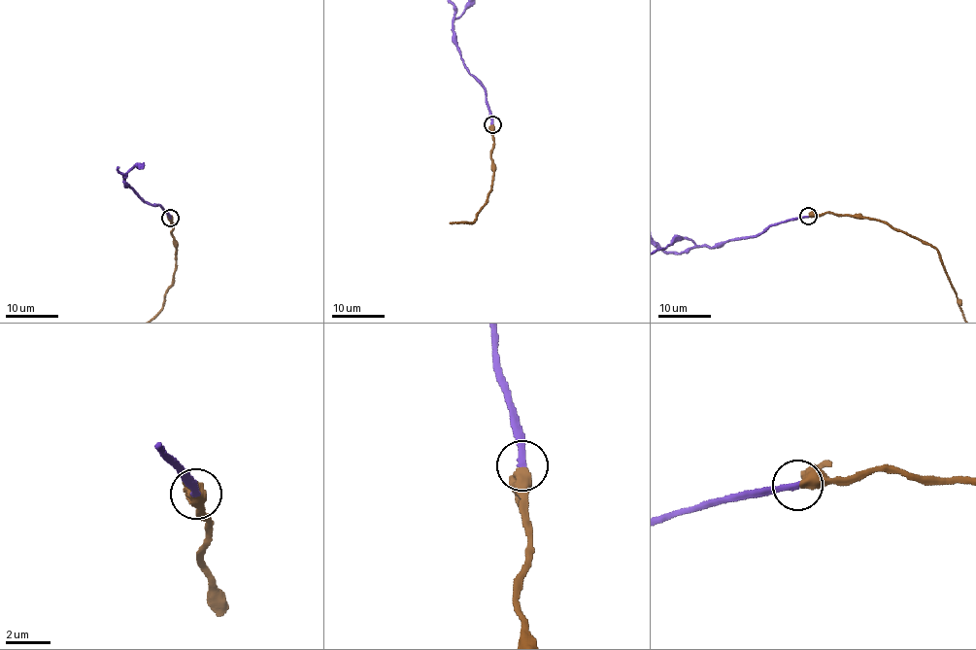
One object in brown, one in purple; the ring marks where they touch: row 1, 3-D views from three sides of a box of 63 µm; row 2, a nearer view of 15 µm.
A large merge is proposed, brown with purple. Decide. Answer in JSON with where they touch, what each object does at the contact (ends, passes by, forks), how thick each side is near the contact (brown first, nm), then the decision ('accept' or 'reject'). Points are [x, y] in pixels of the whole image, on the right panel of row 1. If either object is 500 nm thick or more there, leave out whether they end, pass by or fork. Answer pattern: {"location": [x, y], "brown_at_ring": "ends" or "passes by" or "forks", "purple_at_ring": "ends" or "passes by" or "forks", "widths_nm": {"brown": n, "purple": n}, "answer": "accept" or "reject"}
{"location": [808, 216], "brown_at_ring": "passes by", "purple_at_ring": "ends", "widths_nm": {"brown": 480, "purple": 260}, "answer": "accept"}

